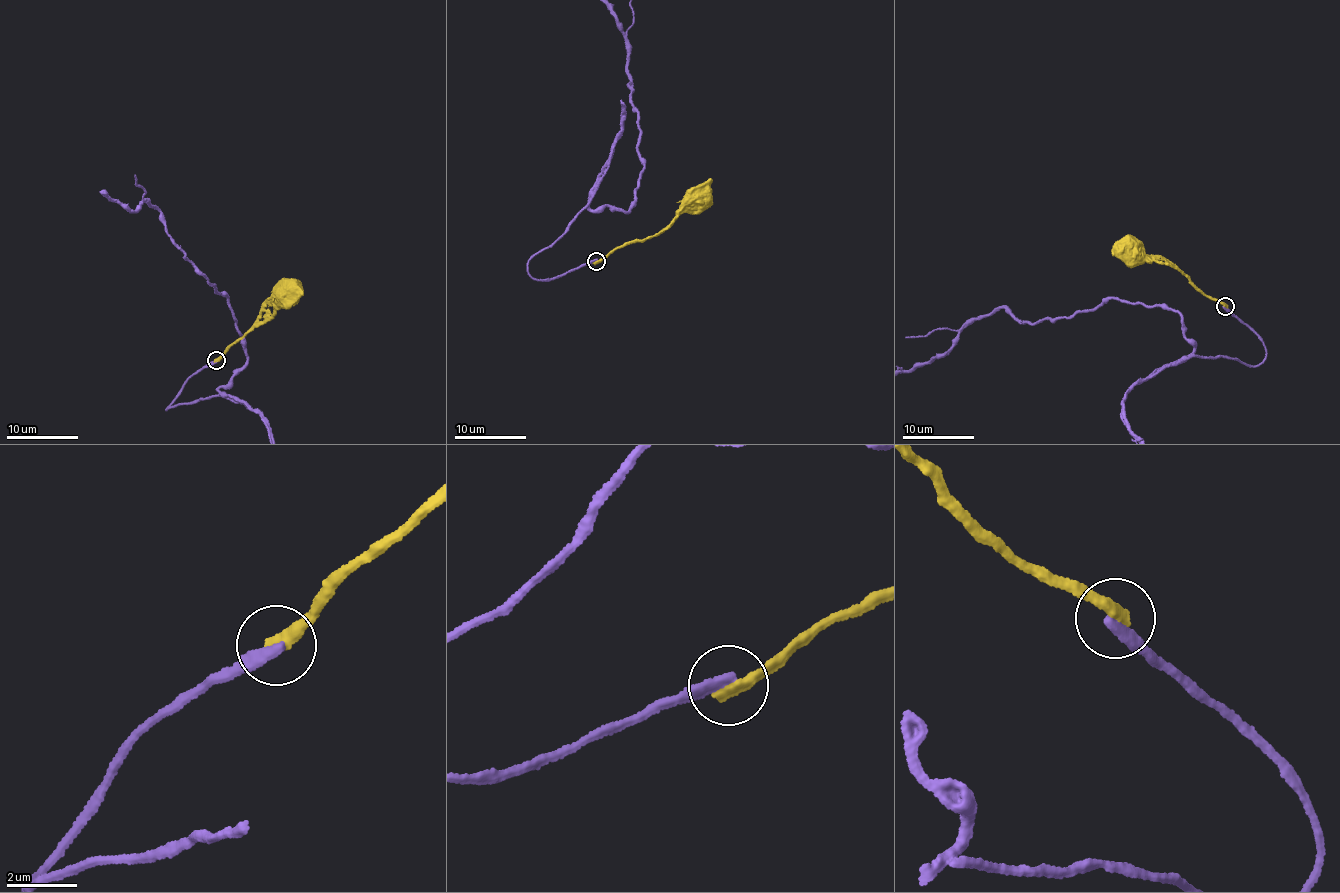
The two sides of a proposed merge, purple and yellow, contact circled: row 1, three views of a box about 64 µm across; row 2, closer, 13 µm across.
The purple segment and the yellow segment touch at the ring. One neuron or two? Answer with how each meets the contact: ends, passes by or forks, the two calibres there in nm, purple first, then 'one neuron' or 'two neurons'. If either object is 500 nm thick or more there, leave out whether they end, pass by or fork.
purple ends | yellow ends | 360/400 nm | two neurons

